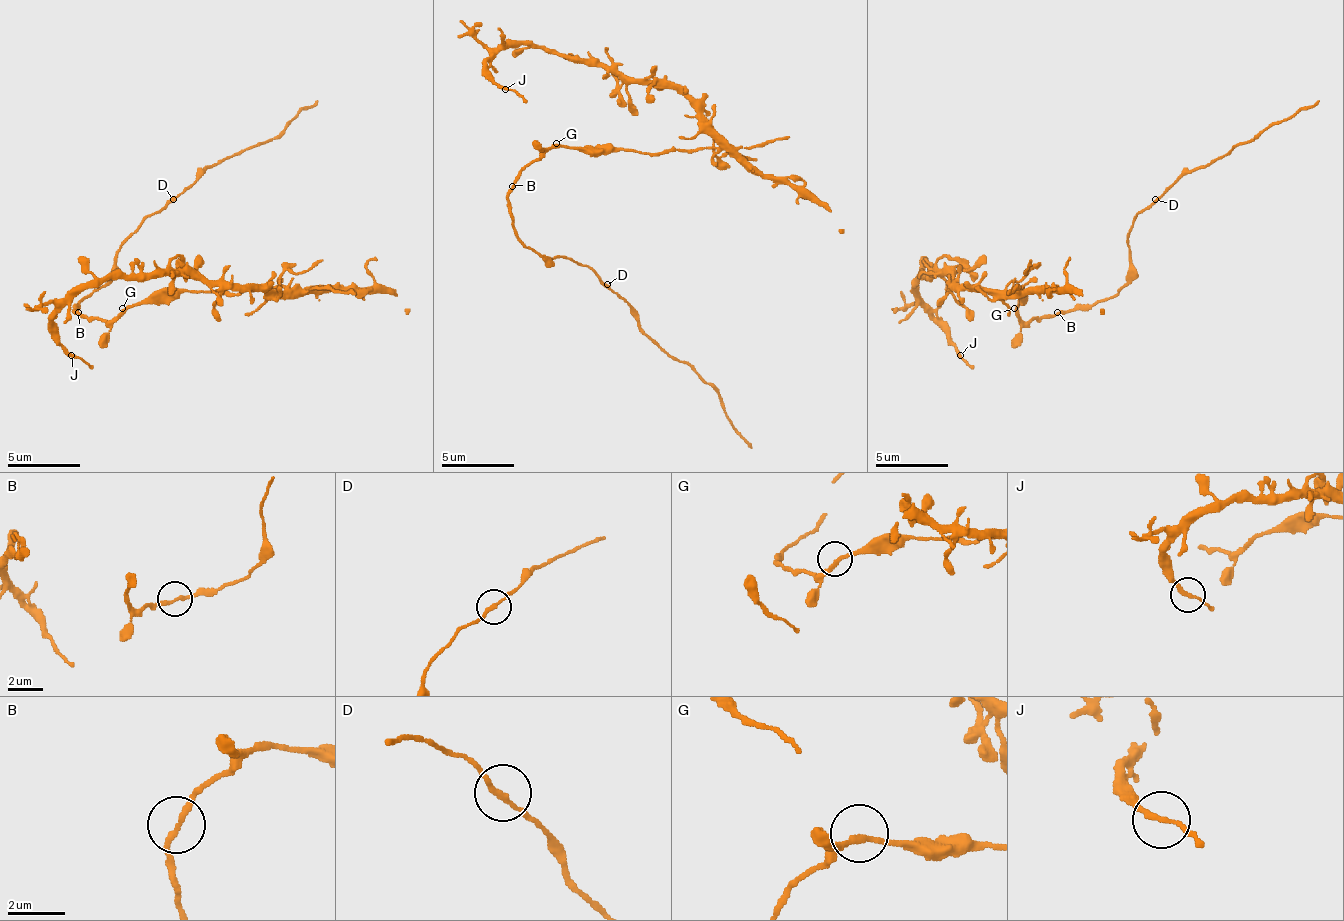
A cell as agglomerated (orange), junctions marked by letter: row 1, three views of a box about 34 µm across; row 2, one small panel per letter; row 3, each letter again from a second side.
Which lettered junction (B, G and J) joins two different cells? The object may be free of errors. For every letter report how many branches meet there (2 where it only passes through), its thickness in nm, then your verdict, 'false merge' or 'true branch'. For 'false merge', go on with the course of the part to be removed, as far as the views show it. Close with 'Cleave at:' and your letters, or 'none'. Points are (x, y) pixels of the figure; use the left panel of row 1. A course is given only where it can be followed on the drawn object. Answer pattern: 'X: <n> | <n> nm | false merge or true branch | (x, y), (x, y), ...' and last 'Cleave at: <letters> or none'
B: 2 | 190 nm | true branch
G: 2 | 200 nm | true branch
J: 2 | 180 nm | true branch
Cleave at: none

